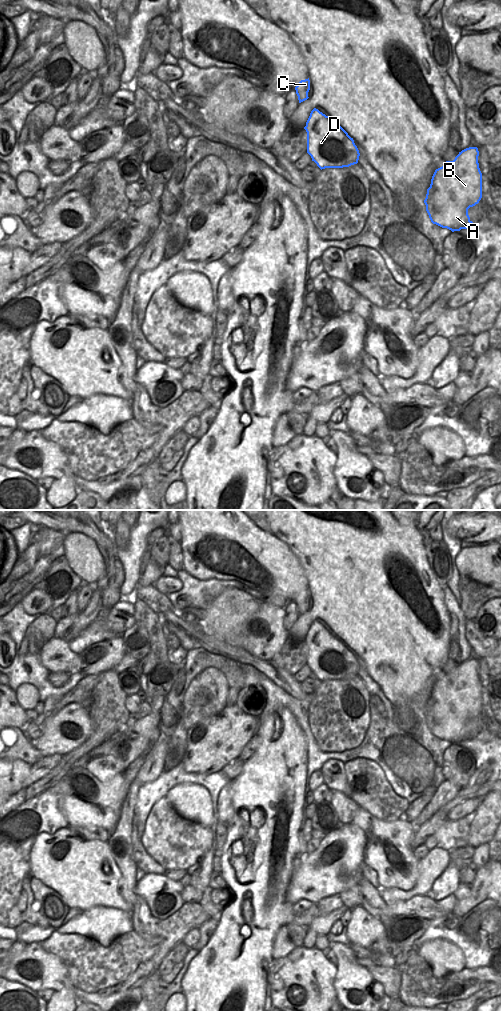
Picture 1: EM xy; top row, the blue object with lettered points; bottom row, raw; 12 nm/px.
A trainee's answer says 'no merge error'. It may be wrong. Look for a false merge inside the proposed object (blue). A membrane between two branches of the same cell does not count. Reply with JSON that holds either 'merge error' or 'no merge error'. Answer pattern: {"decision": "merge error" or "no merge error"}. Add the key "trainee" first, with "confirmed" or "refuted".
{"trainee": "confirmed", "decision": "no merge error"}

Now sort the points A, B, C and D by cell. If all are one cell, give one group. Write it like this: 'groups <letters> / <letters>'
groups A B C D

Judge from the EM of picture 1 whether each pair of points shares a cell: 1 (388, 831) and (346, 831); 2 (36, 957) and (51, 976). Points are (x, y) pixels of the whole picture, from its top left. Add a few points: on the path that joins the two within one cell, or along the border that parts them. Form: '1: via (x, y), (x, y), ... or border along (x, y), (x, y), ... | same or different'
1: border along (352, 822), (365, 836), (364, 854) | different
2: via (40, 962), (46, 971) | same

